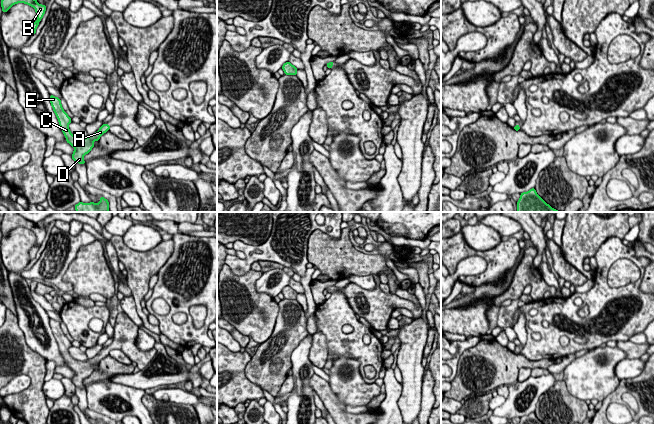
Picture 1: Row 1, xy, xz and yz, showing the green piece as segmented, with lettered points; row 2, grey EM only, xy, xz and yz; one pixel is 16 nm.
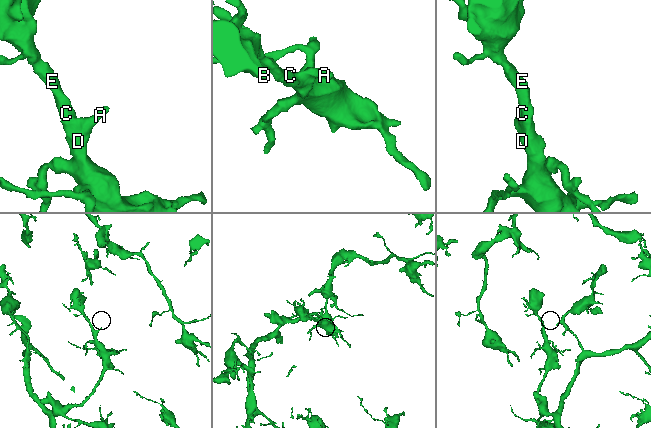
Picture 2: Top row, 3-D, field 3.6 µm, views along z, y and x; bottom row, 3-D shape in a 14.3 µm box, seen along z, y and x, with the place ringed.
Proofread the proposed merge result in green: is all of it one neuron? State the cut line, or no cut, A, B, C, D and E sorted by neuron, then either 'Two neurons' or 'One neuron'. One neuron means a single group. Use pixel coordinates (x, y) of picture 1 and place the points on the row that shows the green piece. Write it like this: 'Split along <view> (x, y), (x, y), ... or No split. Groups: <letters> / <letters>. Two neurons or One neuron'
No split. Groups: A B C D E. One neuron

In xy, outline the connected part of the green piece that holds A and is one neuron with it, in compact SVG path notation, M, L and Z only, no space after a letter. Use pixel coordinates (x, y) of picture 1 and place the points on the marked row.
M50 94L50 103L58 119L60 129L65 135L66 142L74 148L74 152L71 156L72 159L75 161L75 163L86 164L83 157L92 150L94 147L94 142L98 141L104 133L109 131L111 126L108 124L103 124L97 132L86 138L75 136L69 130L68 125L72 122L72 120L64 111L61 105L61 100Z

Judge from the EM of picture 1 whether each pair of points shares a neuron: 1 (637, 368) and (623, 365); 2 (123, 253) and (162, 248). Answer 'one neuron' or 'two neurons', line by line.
1: one neuron
2: one neuron

